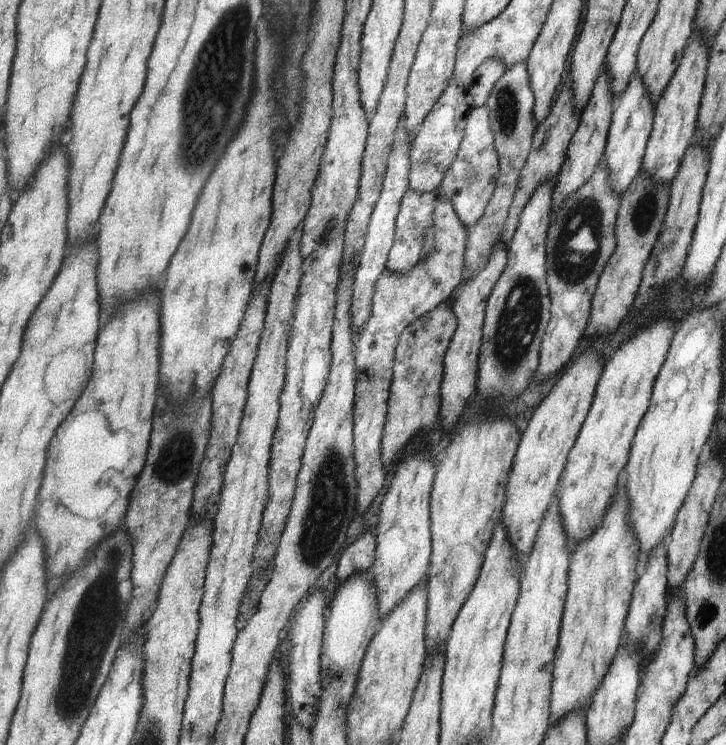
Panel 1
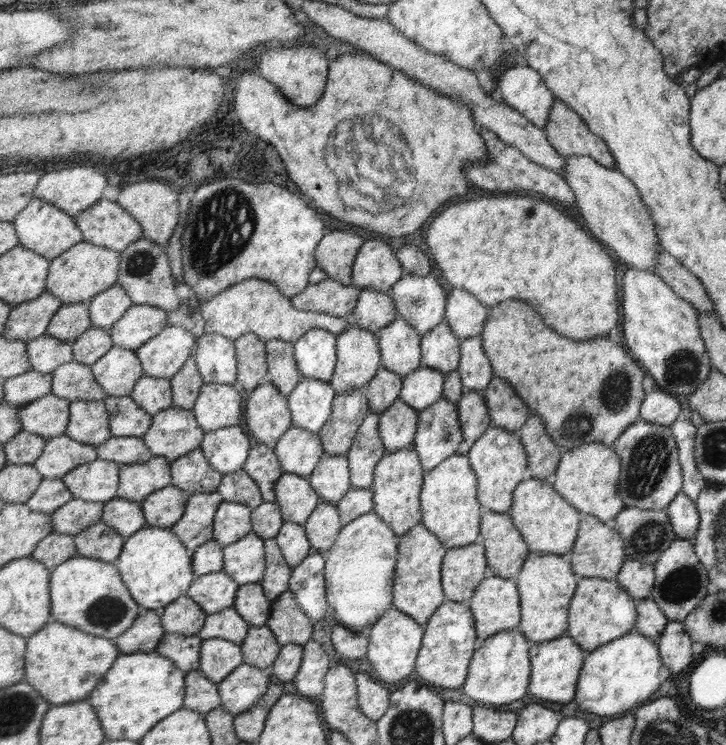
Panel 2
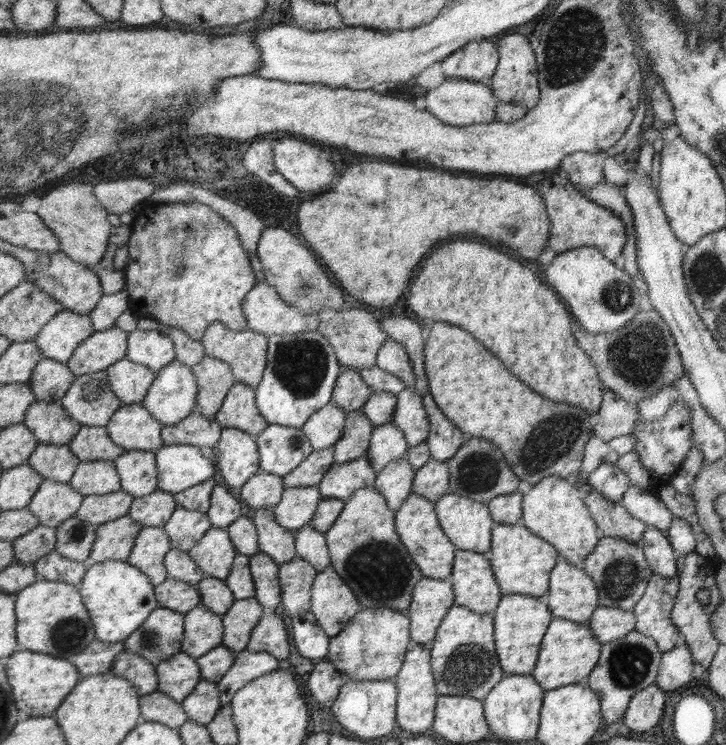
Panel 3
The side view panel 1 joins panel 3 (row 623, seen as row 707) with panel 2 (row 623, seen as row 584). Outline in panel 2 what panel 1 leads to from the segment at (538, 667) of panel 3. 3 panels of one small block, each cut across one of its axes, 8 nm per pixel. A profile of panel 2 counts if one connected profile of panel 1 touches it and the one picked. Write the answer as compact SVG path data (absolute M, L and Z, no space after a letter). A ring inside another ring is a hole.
M601 578L577 579L574 596L567 614L566 634L574 639L581 650L592 651L633 630L635 624L635 600L616 581Z

